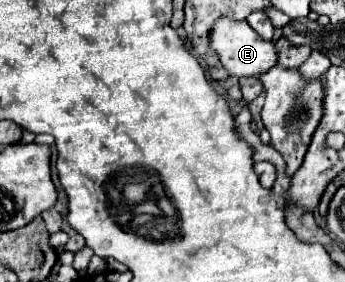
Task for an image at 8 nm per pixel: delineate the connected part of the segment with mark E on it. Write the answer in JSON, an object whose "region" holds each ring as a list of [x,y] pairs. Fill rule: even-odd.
{"region":[[[218,19],[210,33],[210,47],[218,53],[222,65],[234,77],[256,77],[278,63],[278,51],[276,51],[274,41],[262,39],[246,21]]]}

